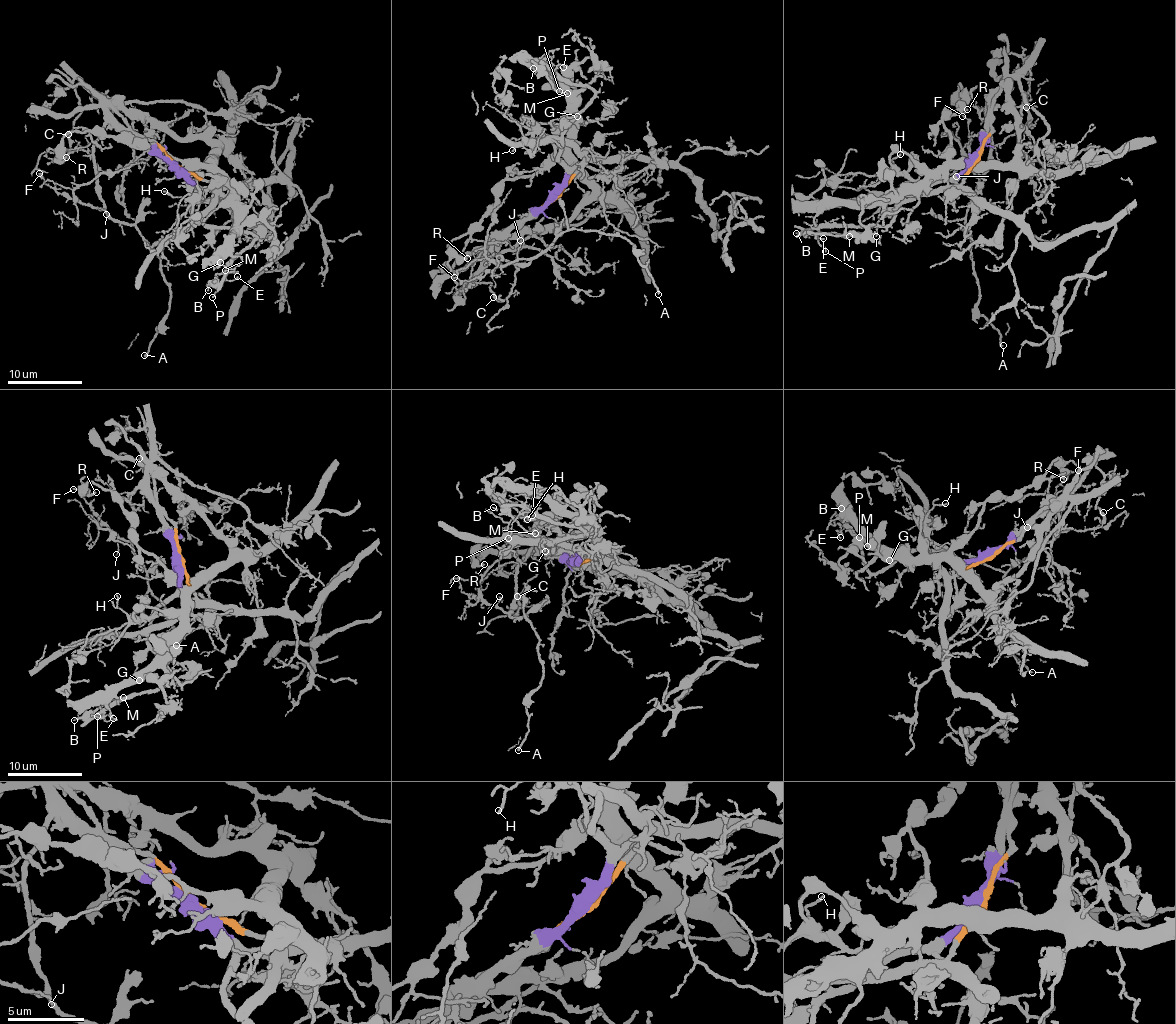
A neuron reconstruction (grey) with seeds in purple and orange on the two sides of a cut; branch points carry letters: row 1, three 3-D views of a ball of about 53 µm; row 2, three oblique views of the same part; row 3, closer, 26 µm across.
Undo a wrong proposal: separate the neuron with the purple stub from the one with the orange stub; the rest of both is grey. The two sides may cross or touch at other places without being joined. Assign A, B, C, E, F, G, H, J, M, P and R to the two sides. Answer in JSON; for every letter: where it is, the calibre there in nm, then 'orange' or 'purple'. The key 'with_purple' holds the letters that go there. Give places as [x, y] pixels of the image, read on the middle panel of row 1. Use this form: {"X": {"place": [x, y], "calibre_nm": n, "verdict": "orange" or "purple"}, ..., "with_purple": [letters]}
{"A": {"place": [658, 294], "calibre_nm": 200, "verdict": "purple"}, "B": {"place": [533, 68], "calibre_nm": 120, "verdict": "purple"}, "C": {"place": [493, 297], "calibre_nm": 260, "verdict": "purple"}, "E": {"place": [563, 67], "calibre_nm": 110, "verdict": "purple"}, "F": {"place": [454, 277], "calibre_nm": 130, "verdict": "purple"}, "G": {"place": [577, 116], "calibre_nm": 140, "verdict": "purple"}, "H": {"place": [512, 150], "calibre_nm": 170, "verdict": "purple"}, "J": {"place": [520, 240], "calibre_nm": 100, "verdict": "purple"}, "M": {"place": [567, 93], "calibre_nm": 200, "verdict": "purple"}, "P": {"place": [559, 91], "calibre_nm": 110, "verdict": "purple"}, "R": {"place": [467, 258], "calibre_nm": 200, "verdict": "purple"}, "with_purple": ["A", "B", "C", "E", "F", "G", "H", "J", "M", "P", "R"]}

